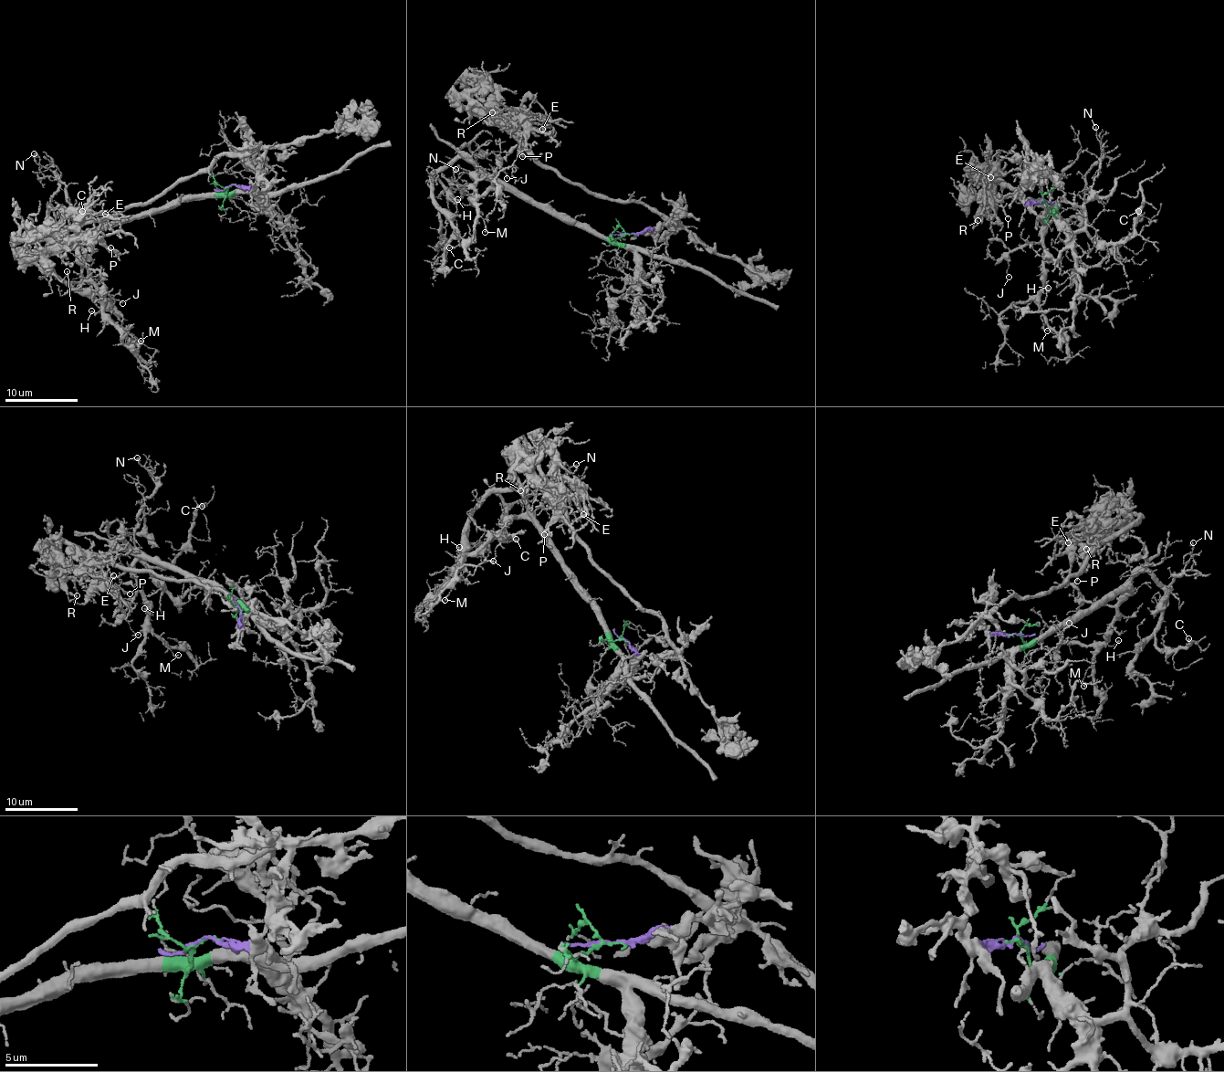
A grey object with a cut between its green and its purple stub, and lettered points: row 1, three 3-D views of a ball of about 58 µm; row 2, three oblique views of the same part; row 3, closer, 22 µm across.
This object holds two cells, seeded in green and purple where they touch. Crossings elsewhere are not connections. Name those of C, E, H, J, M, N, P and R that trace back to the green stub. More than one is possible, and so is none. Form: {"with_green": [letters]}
{"with_green": ["C", "H", "J", "M", "N"]}

